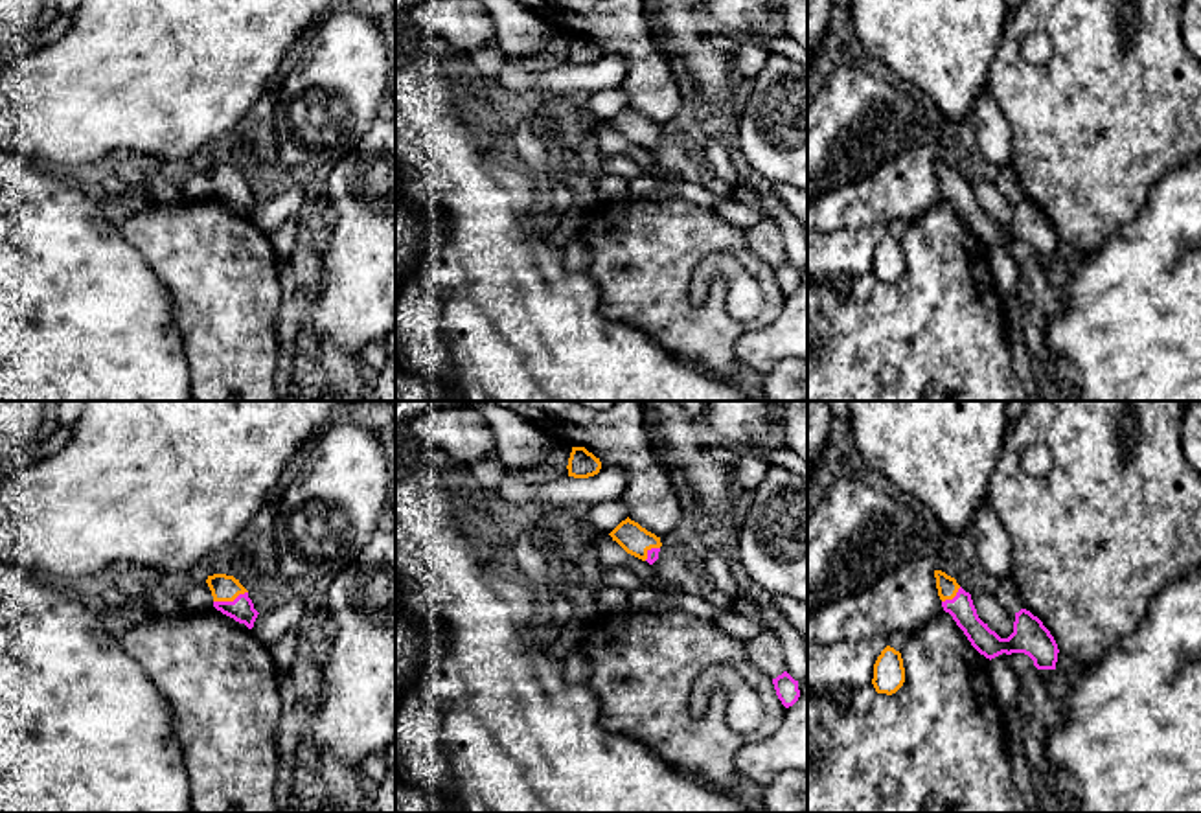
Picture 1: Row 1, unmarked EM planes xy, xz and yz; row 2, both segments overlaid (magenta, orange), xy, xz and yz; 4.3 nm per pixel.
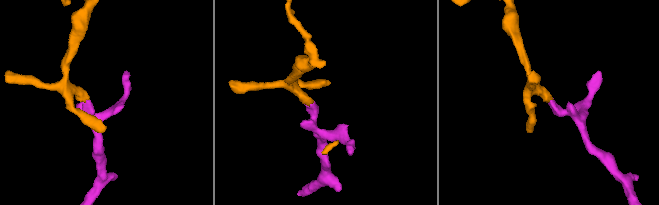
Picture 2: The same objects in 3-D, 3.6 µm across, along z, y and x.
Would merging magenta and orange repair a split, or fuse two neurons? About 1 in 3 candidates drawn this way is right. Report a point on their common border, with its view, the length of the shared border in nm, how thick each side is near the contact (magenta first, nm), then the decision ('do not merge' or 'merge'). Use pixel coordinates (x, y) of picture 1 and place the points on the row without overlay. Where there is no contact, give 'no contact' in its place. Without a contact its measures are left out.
contact xy (230, 190); length 160 nm; calibres 110 and 120 nm; merge

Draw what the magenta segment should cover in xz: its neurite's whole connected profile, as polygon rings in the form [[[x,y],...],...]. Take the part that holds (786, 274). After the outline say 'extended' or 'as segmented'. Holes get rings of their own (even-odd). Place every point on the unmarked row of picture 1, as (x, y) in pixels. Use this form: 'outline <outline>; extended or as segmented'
outline [[[787,259],[772,267],[772,272],[778,287],[785,296],[793,294],[798,289],[800,285],[798,269],[795,269]]]; as segmented

